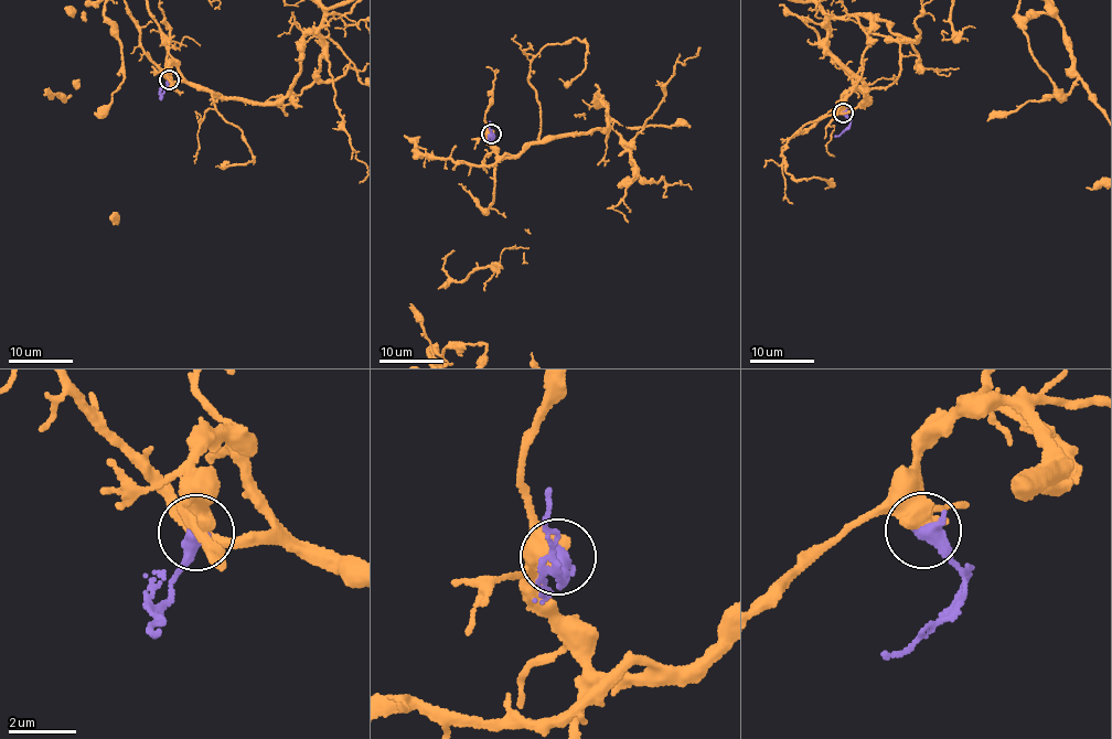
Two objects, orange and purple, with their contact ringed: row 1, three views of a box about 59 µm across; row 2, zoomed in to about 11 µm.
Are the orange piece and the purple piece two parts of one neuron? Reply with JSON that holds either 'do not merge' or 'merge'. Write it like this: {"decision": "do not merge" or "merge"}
{"decision": "do not merge"}

